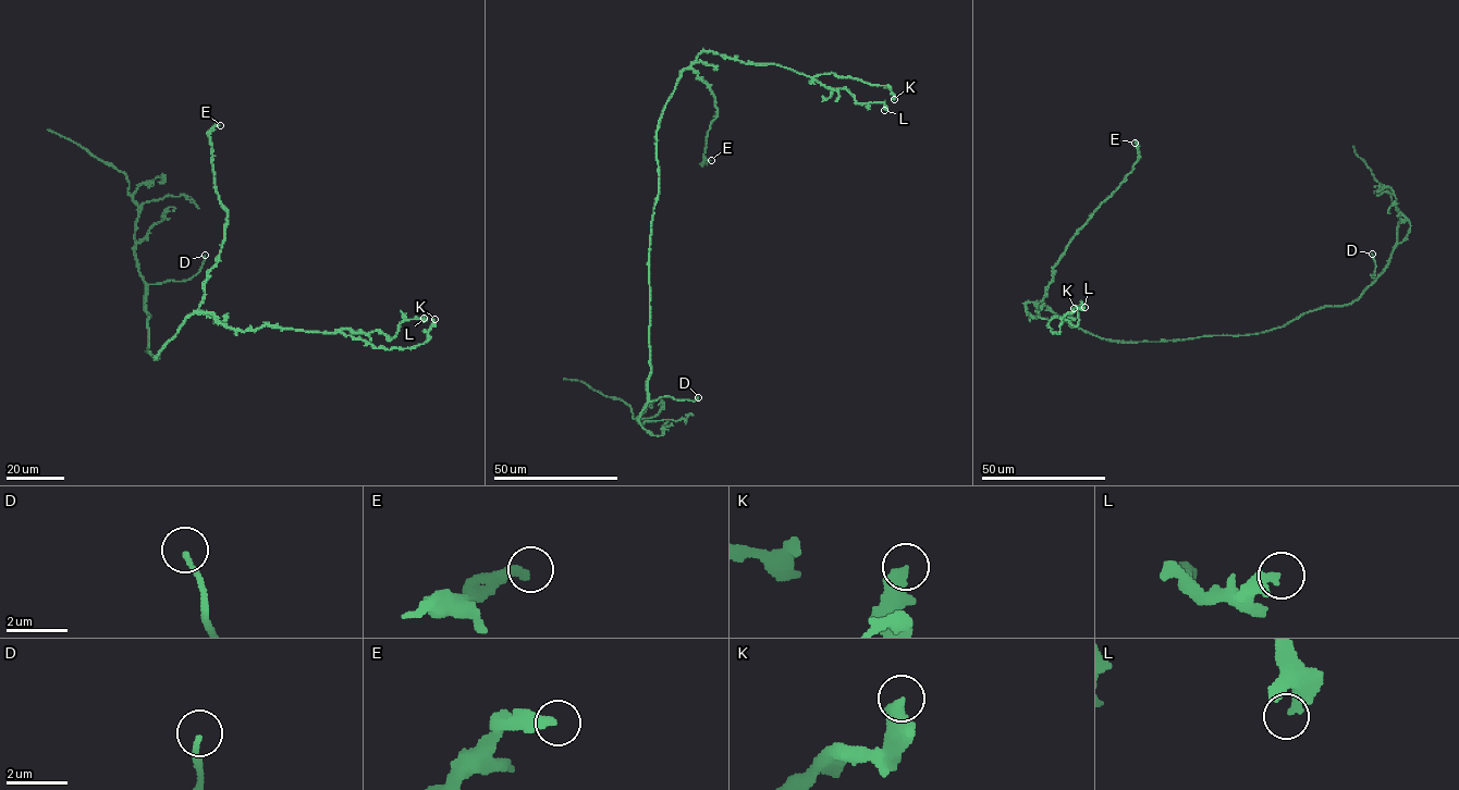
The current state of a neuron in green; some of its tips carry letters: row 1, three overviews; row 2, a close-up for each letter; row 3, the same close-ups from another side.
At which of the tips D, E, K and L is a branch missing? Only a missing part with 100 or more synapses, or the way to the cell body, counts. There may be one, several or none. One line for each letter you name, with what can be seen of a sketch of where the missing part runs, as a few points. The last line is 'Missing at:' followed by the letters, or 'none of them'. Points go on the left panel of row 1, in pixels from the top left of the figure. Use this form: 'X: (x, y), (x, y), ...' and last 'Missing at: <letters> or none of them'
Missing at: none of them

